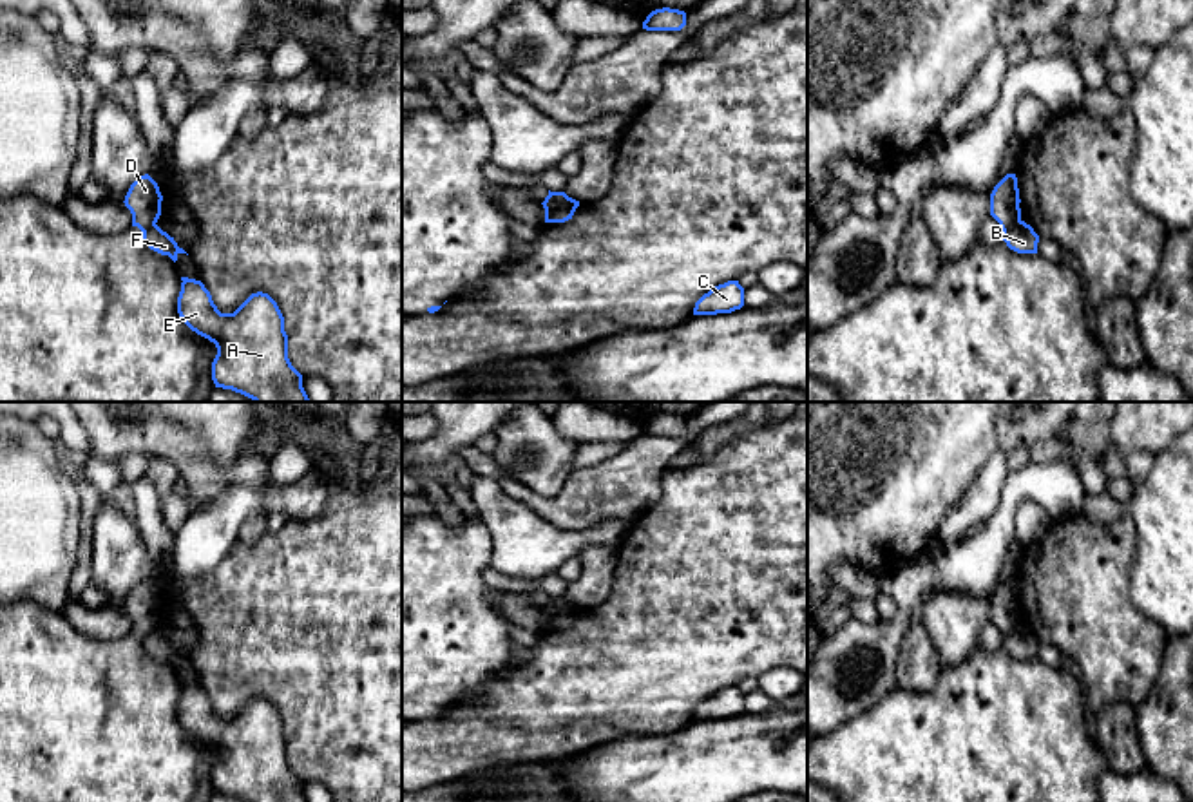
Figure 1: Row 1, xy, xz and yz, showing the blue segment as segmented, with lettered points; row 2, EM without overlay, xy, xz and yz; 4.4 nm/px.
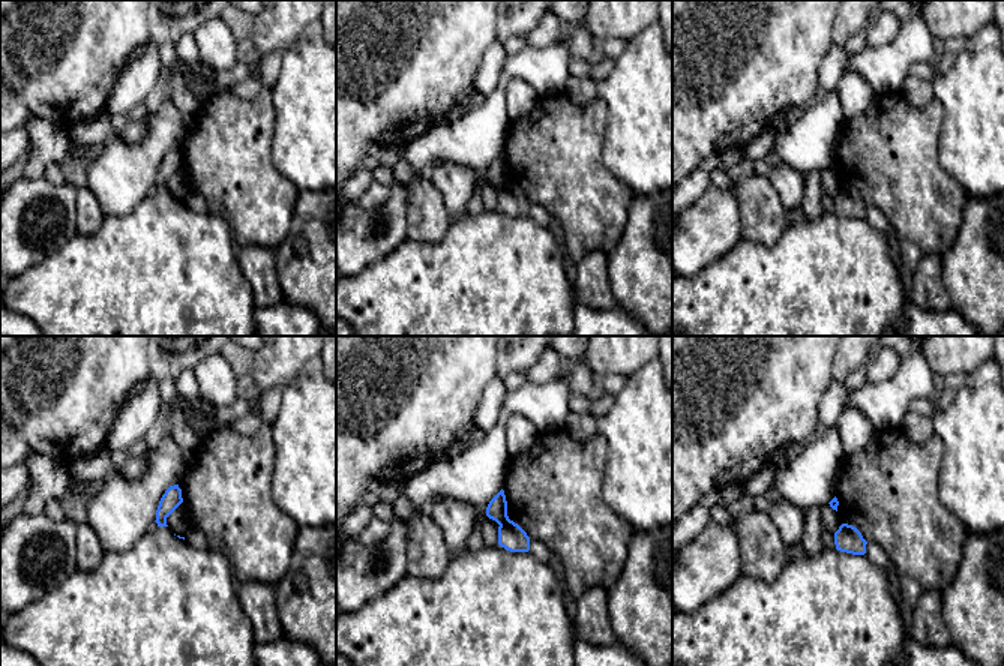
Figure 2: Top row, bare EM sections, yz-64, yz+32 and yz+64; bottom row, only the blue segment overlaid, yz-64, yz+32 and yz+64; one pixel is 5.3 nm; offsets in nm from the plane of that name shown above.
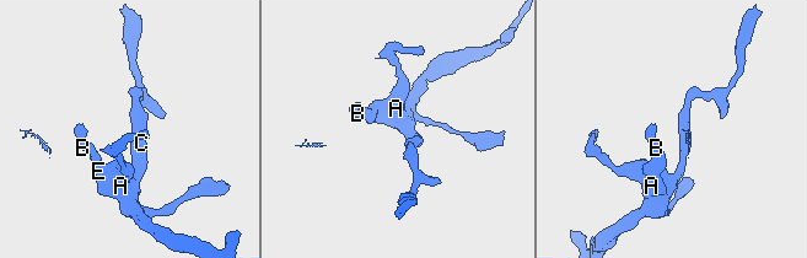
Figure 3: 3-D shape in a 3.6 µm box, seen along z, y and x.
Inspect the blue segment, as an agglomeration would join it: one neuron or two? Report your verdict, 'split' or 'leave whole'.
split

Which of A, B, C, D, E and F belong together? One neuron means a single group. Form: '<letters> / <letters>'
A B C E F / D

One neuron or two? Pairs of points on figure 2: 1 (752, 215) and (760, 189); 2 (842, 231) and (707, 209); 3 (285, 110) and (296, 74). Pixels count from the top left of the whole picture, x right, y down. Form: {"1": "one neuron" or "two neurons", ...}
{"1": "one neuron", "2": "two neurons", "3": "one neuron"}

